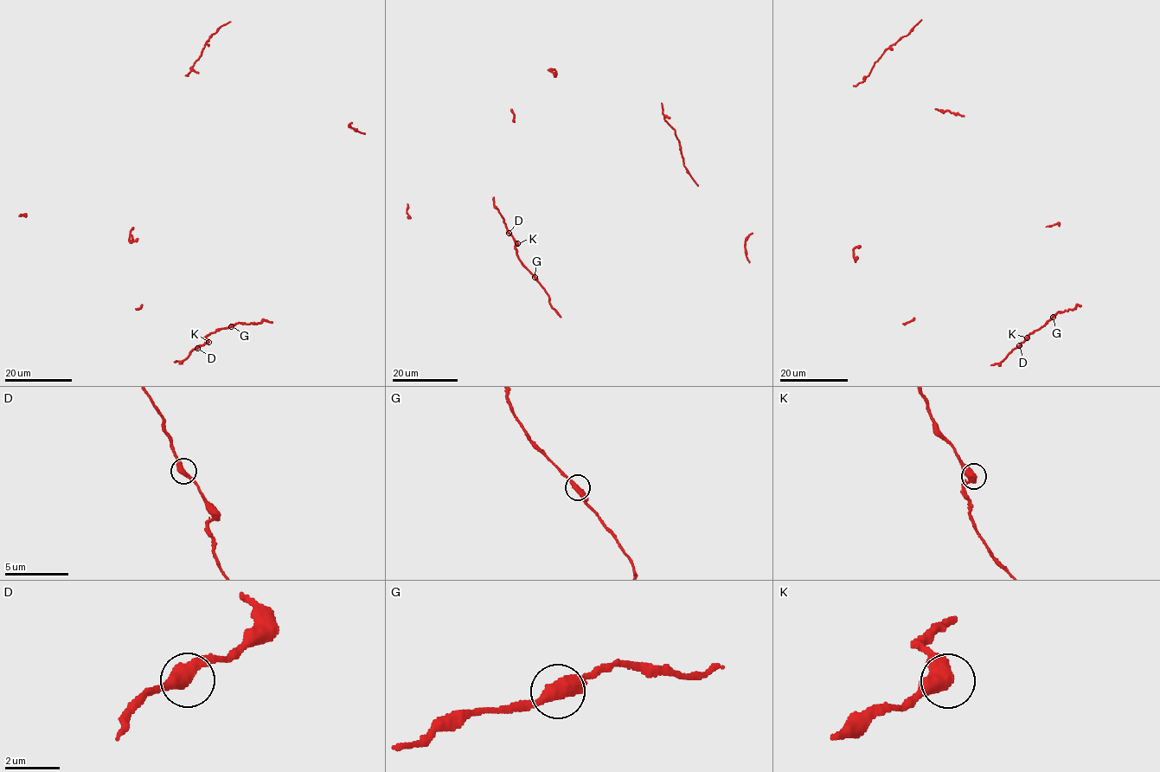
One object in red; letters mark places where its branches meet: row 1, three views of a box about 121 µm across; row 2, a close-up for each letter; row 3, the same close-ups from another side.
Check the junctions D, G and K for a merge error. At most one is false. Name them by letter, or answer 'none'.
G

